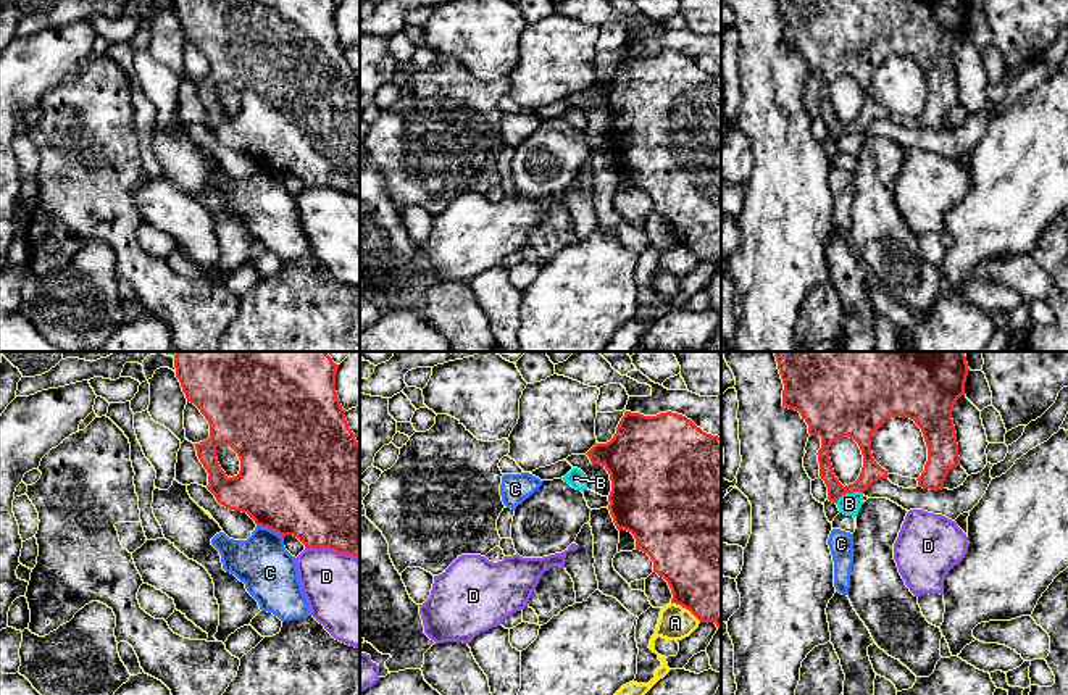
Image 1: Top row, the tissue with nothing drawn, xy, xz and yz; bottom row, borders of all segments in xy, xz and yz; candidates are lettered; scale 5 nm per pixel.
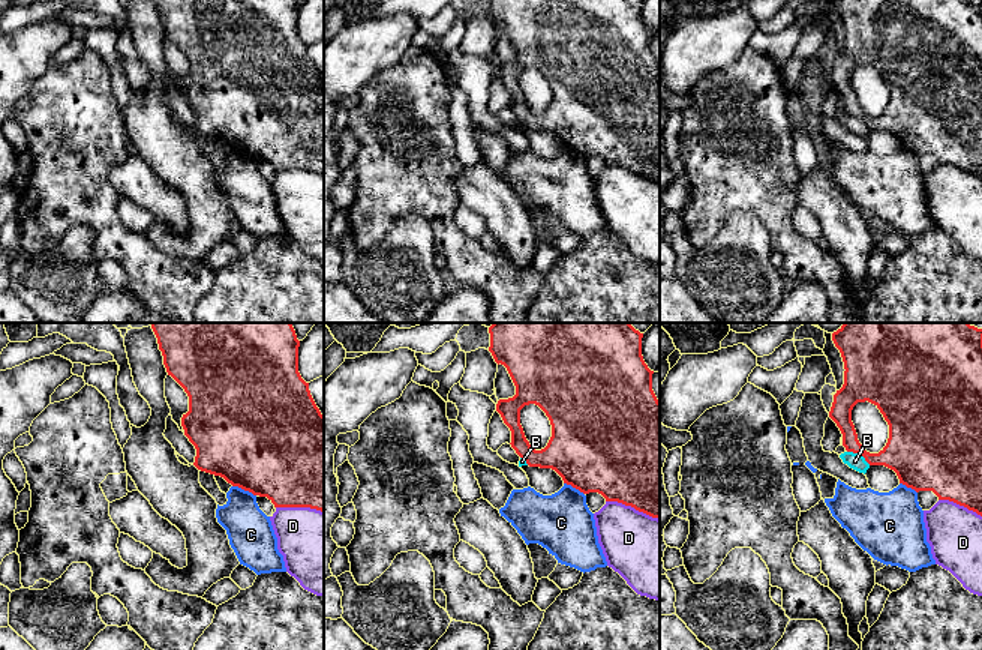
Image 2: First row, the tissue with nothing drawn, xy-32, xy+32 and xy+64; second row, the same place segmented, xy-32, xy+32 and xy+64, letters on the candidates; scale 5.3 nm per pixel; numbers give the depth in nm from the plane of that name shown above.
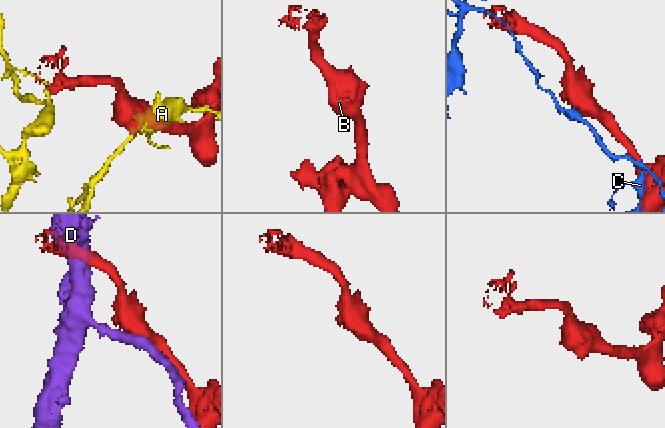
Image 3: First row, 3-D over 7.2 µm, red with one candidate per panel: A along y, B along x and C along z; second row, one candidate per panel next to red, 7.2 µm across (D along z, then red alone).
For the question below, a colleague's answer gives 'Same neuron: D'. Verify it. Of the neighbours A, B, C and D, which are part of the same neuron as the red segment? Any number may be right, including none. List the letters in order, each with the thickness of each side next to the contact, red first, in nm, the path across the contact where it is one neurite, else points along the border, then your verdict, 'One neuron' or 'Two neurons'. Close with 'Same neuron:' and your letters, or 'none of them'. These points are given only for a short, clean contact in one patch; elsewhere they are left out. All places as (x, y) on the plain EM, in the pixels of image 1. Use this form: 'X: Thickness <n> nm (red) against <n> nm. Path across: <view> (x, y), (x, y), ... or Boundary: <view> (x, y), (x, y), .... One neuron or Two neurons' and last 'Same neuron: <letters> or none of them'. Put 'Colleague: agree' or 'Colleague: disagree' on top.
Colleague: disagree
A: Thickness 500 nm (red) against 170 nm. Two neurons
B: Thickness 100 nm (red) against 110 nm. Boundary: yz (862, 131), (846, 131), (836, 142). Two neurons
C: Thickness 500 nm (red) against 280 nm. Two neurons
D: Thickness 500 nm (red) against 400 nm. Two neurons
Same neuron: none of them

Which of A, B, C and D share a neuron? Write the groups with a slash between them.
A / B / C / D

